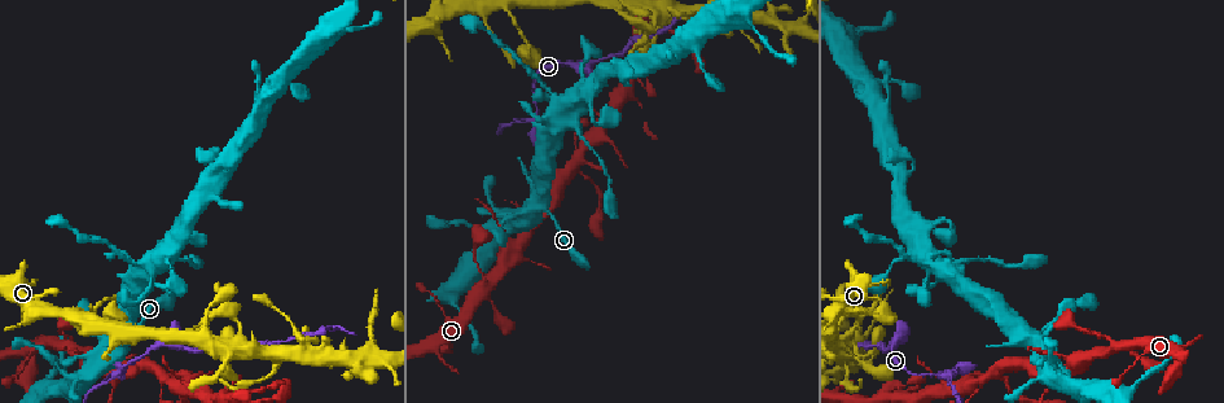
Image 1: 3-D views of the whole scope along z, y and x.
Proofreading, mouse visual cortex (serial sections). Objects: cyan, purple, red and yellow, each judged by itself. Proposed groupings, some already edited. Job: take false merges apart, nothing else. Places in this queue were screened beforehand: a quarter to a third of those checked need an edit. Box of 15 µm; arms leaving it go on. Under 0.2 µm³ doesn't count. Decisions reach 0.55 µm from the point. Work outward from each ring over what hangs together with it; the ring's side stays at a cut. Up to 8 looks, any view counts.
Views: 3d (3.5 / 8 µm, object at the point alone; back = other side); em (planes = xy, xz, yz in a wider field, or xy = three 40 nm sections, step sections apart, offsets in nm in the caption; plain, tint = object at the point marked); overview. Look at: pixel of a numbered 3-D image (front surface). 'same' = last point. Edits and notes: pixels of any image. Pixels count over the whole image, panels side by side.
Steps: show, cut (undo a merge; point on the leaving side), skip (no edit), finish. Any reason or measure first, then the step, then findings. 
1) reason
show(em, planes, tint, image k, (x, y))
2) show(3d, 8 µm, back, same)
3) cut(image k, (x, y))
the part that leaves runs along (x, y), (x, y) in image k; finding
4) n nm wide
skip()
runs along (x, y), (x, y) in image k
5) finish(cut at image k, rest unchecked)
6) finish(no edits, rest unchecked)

sharp bend
show(3d, 8 µm, image 1, (949, 373))

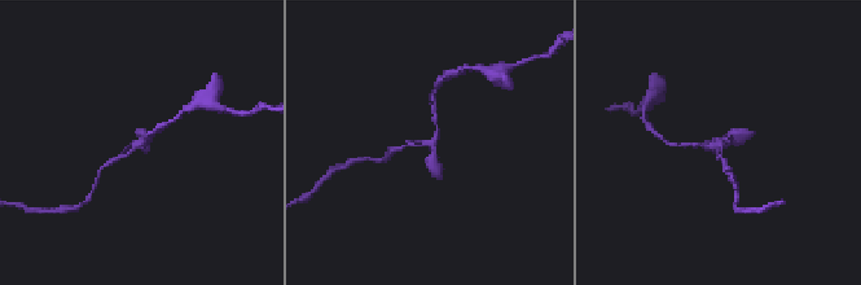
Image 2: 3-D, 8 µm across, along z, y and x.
show(3d, 3.5 µm, image 2, (429, 143))

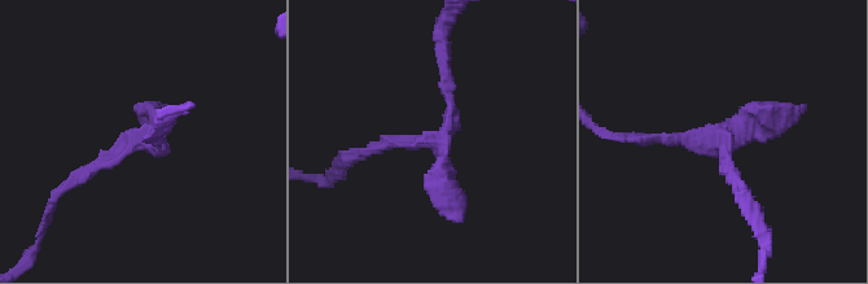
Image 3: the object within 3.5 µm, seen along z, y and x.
skip()
runs along (442, 66), (451, 126), (363, 152) in image 3; all the same cell

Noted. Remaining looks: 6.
show(3d, 3.5 µm, back, image 1, (564, 108))

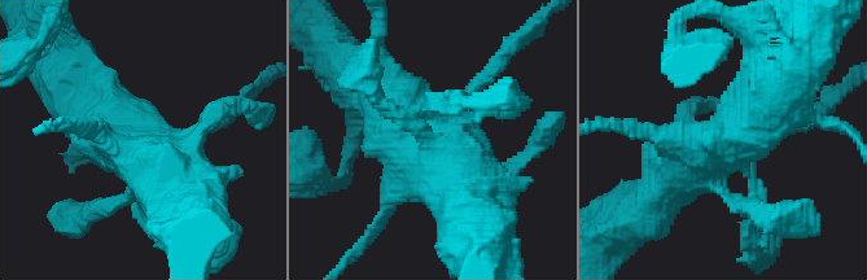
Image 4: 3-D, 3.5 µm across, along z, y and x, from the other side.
shape alone is not enough
show(em, xy, step 2, tint, image 4, (428, 139))

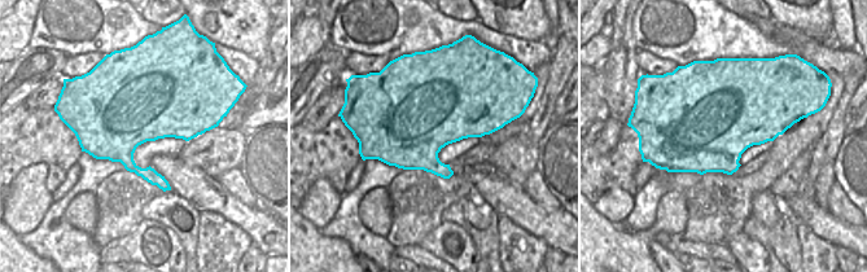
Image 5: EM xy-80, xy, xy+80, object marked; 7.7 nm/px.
skip()
runs along (642, 213), (684, 165), (758, 117) in image 4; continuous, no second cell

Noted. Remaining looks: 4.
show(3d, 3.5 µm, image 1, (232, 346))

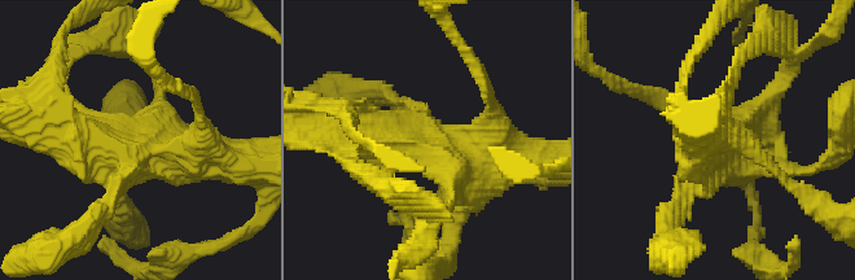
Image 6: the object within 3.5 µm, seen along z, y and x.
show(em, xy, step 1, tint, image 6, (144, 145))

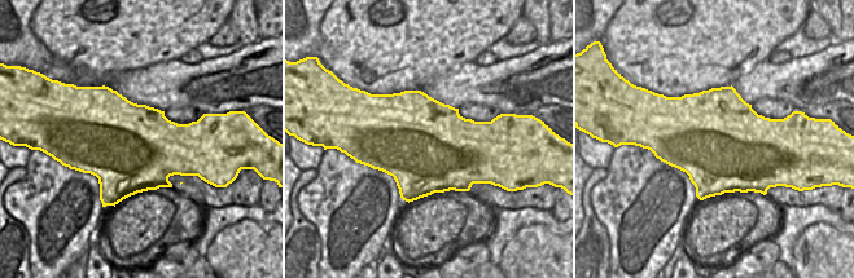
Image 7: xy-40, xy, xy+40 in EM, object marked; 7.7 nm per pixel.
skip()
runs along (353, 125), (460, 158), (516, 158) in image 6; one cell here

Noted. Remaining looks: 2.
finish(no edits, rest unchecked)

